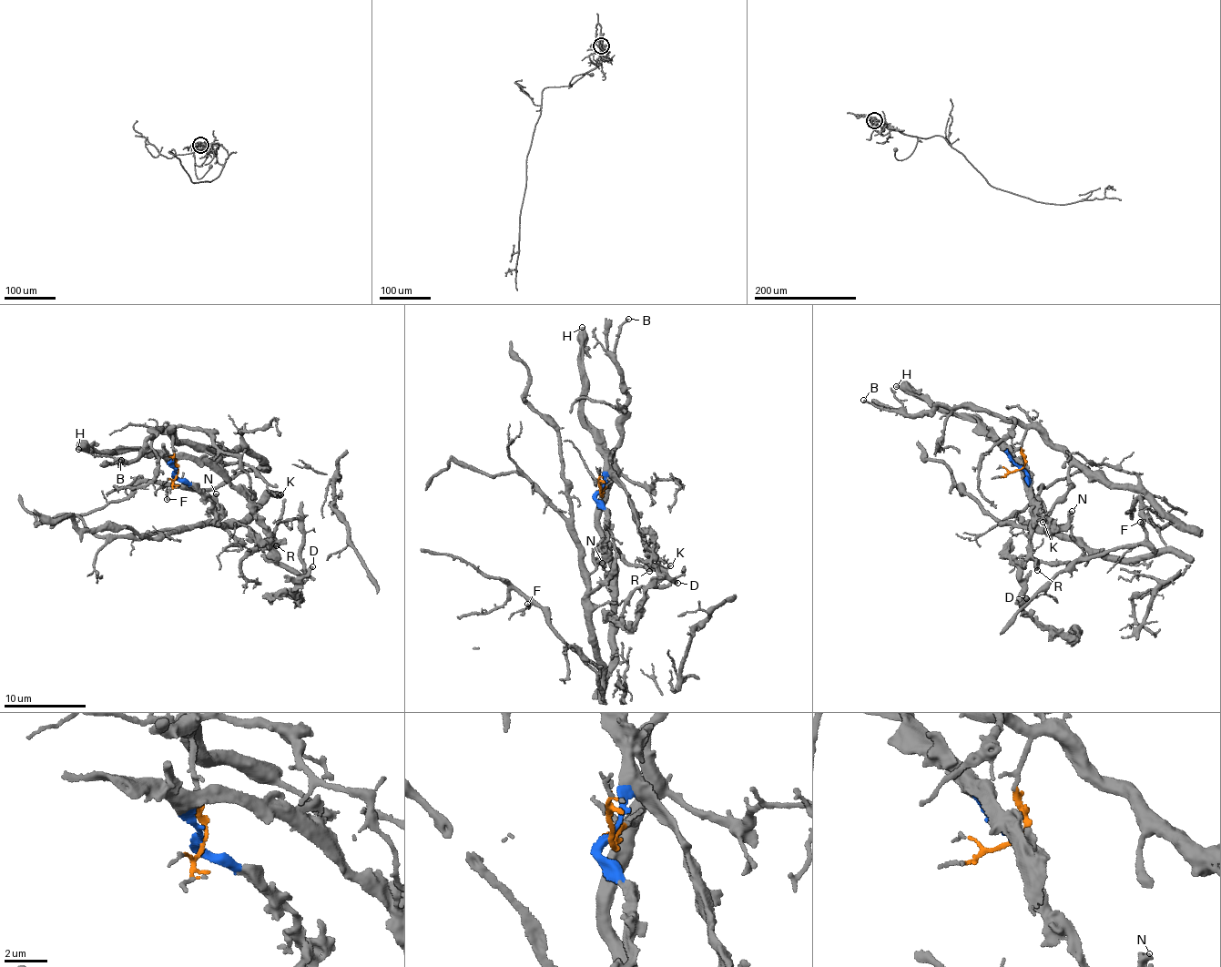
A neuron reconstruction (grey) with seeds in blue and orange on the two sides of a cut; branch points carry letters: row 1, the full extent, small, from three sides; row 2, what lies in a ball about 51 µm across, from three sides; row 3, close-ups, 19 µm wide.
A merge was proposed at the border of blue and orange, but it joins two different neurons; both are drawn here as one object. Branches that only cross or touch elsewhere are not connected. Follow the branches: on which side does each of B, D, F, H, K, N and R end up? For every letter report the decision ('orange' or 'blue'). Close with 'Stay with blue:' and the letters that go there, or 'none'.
B: orange
D: blue
F: orange
H: blue
K: orange
N: blue
R: blue
Stay with blue: D, H, N, R

